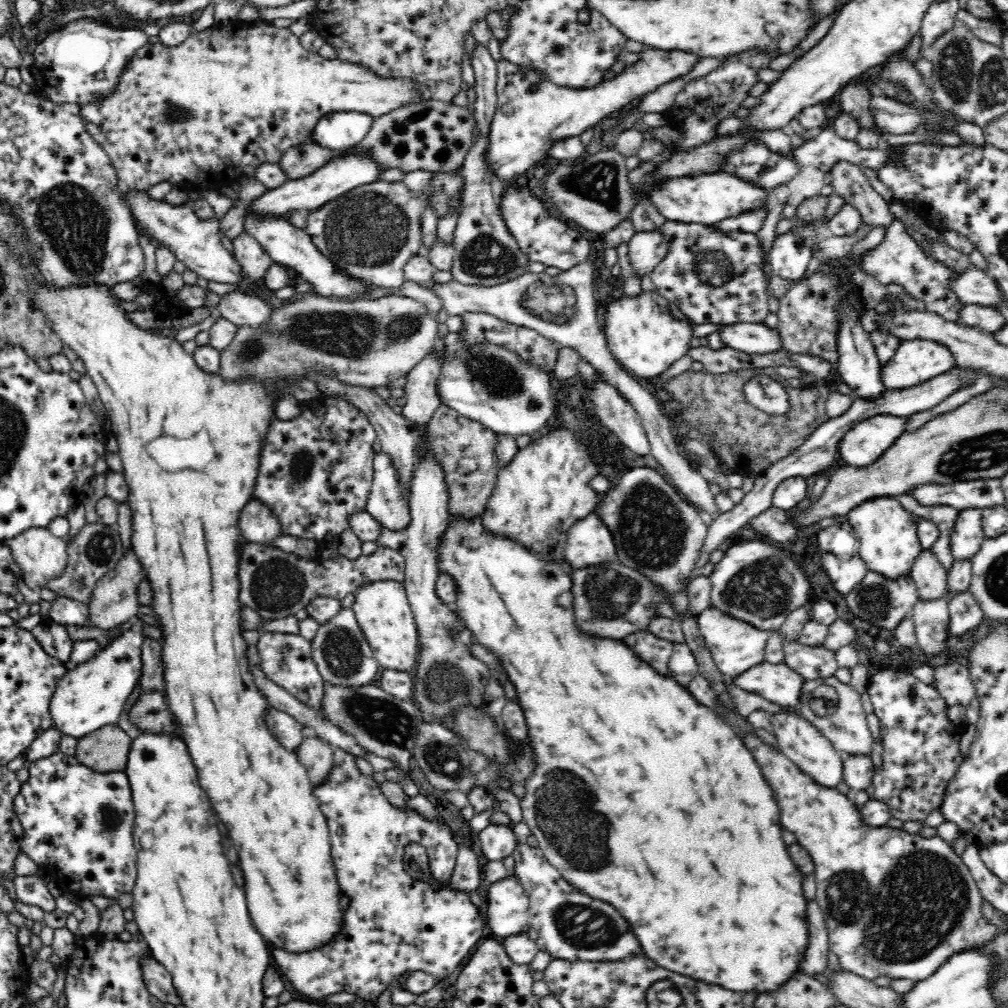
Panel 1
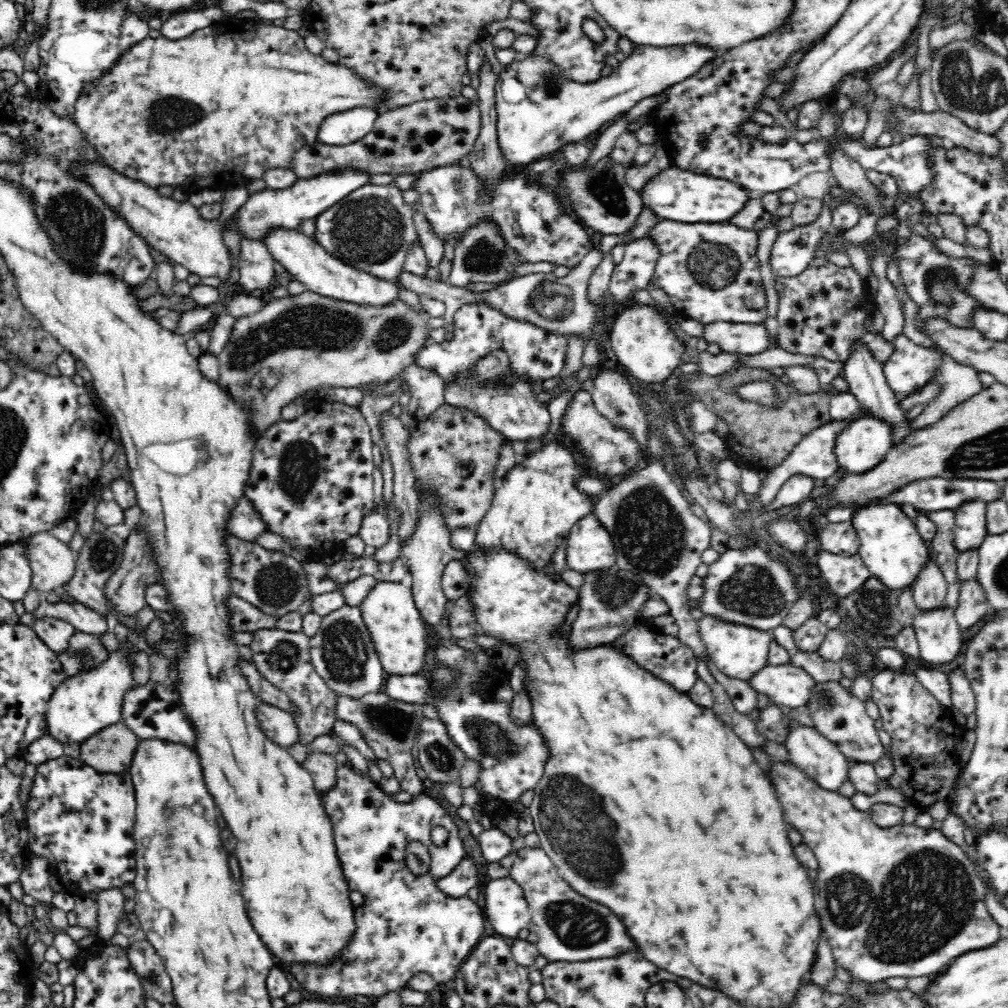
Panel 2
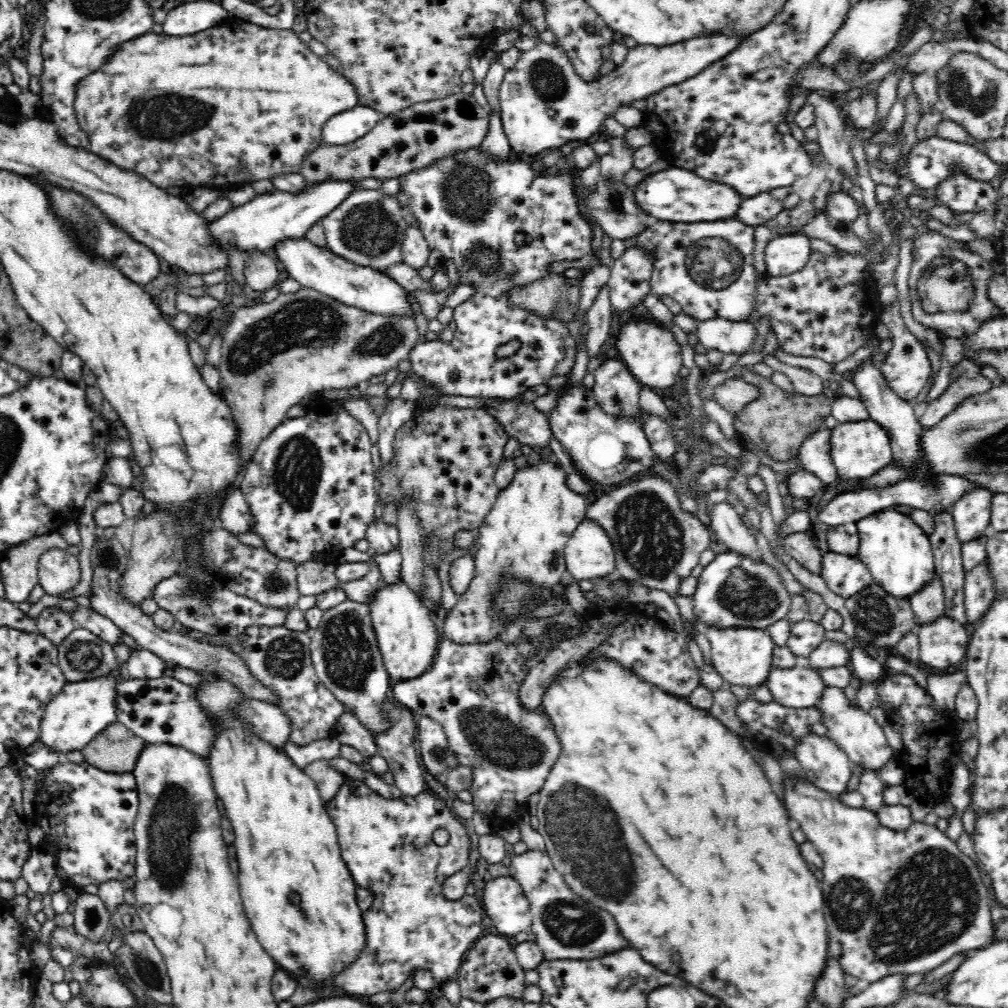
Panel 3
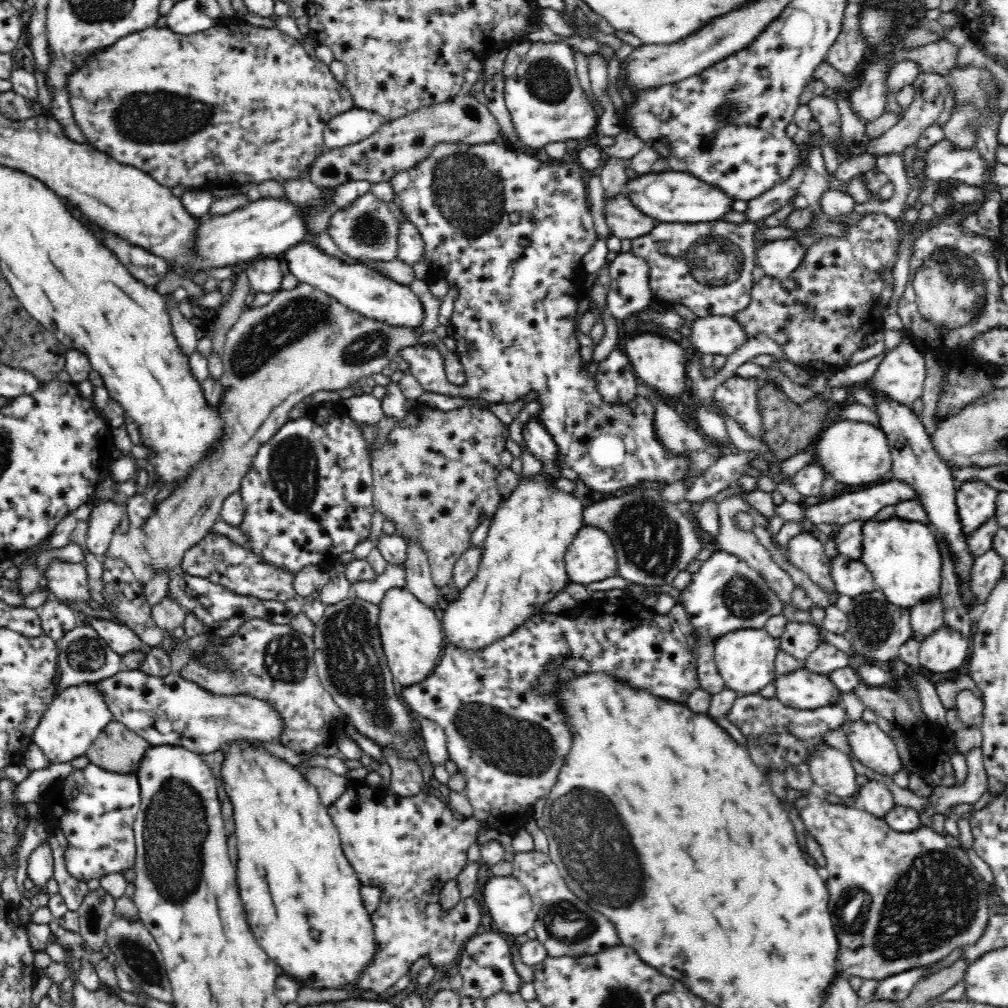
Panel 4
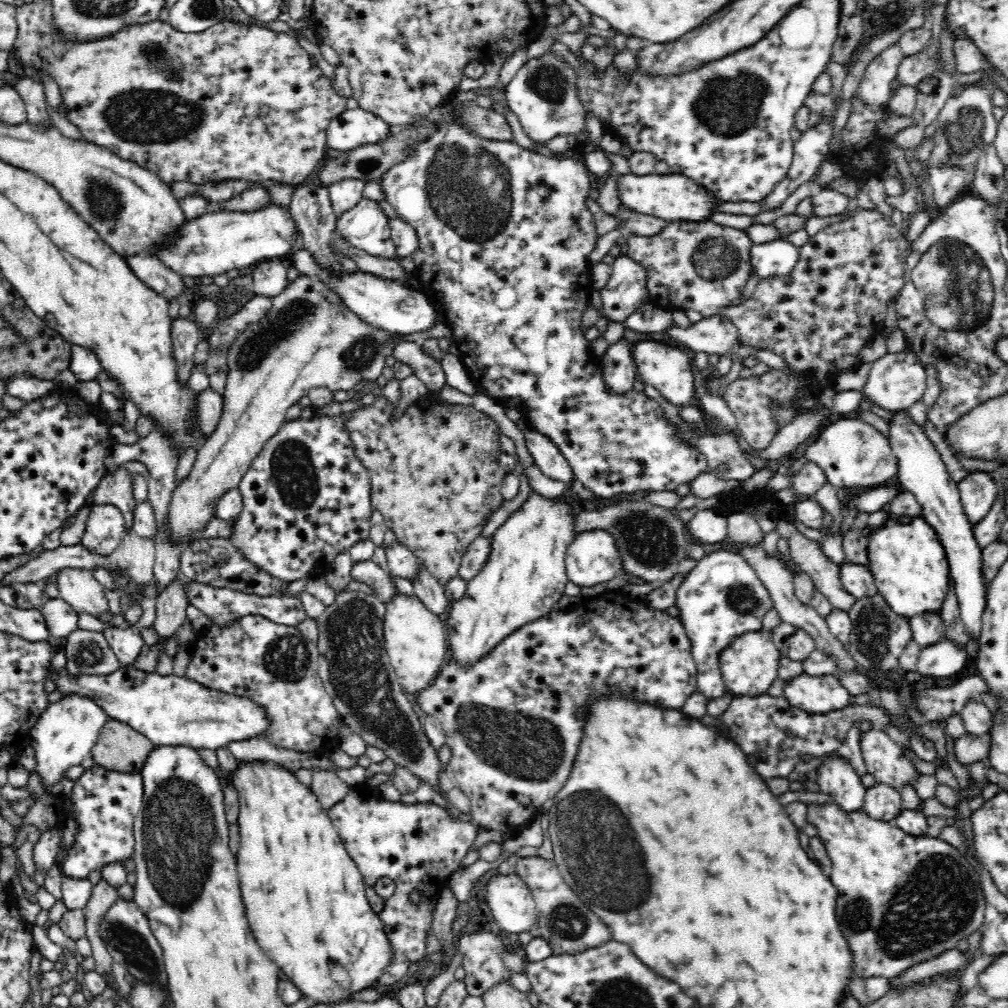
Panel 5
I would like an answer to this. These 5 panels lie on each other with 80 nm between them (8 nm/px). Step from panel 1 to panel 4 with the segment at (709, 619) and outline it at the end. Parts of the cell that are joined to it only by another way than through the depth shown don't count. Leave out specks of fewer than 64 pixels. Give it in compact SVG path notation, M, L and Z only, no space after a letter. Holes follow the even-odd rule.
M740 629L726 632L712 640L712 659L716 663L725 687L741 695L754 695L774 682L774 660L779 651L779 642L763 629Z

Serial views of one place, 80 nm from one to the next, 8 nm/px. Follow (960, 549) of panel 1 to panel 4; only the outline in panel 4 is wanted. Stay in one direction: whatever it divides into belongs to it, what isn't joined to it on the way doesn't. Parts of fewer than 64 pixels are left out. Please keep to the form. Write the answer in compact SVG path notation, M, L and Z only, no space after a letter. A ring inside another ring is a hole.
M982 481L961 483L956 493L956 513L967 538L994 517L998 491Z

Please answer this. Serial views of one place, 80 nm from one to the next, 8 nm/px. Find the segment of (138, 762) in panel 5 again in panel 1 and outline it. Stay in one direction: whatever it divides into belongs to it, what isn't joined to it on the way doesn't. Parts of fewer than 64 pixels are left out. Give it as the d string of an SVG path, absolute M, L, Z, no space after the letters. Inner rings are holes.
M117 724L106 725L77 739L74 756L80 763L99 773L122 772L126 768L133 734L126 733Z

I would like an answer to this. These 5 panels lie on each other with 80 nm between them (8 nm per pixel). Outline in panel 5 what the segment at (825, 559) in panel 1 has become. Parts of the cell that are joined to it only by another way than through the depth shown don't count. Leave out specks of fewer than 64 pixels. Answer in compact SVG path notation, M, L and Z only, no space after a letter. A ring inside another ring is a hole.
M845 558L838 566L840 583L848 594L860 599L878 593L874 576L866 565L853 564Z

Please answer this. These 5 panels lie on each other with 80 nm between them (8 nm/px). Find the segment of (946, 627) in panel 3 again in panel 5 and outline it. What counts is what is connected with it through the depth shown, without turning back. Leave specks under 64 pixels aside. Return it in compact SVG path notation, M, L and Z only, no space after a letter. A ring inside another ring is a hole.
M942 636L938 642L921 647L917 660L917 671L922 676L931 676L943 683L949 676L956 674L966 664L965 646L956 644L953 640Z

